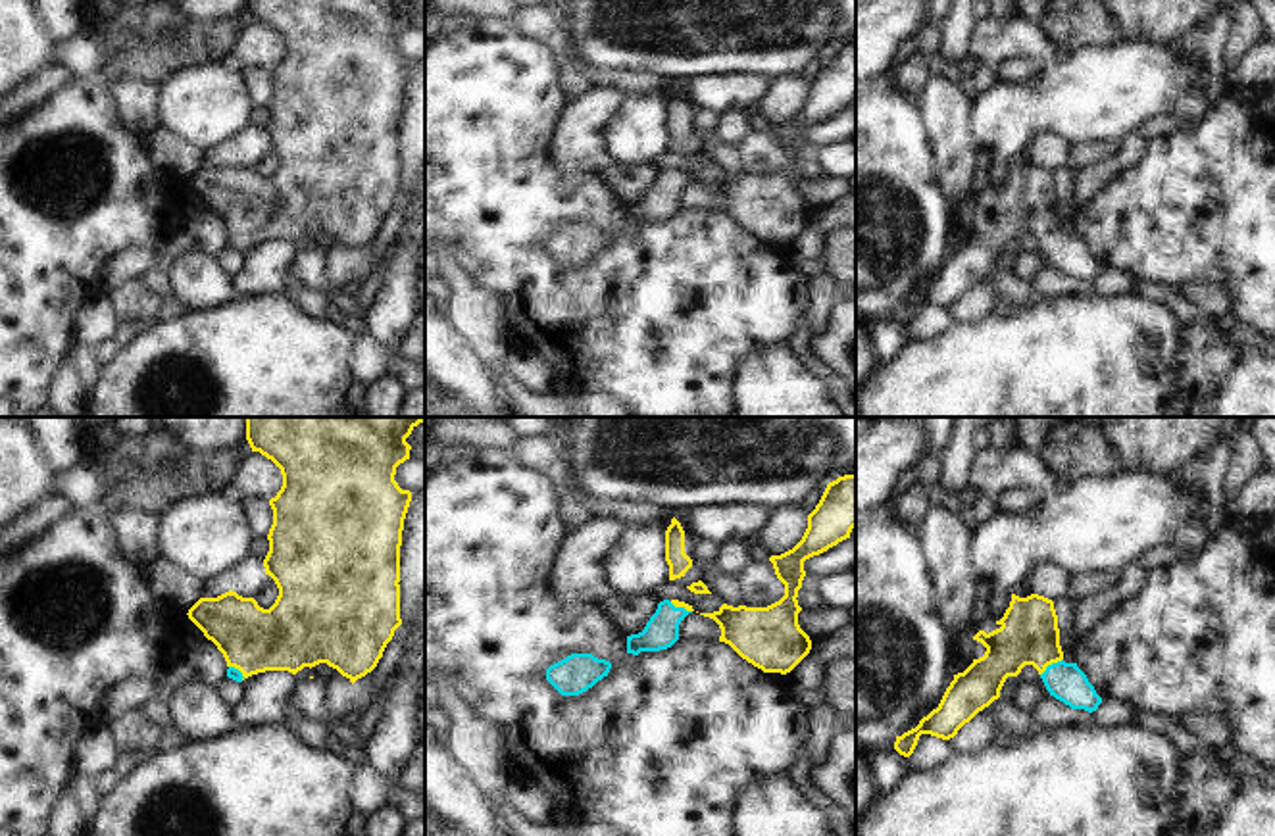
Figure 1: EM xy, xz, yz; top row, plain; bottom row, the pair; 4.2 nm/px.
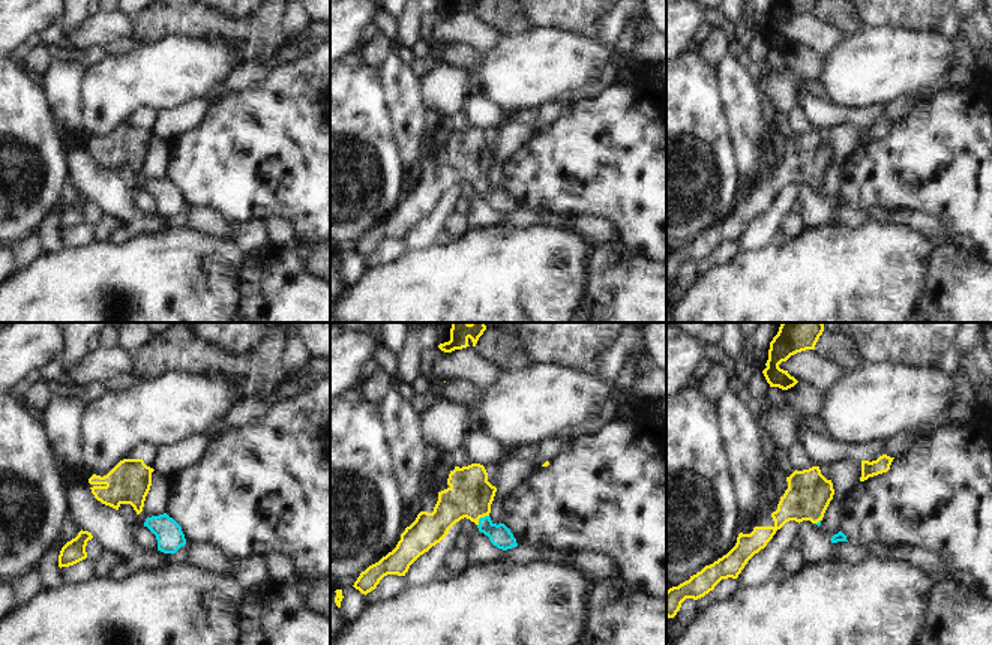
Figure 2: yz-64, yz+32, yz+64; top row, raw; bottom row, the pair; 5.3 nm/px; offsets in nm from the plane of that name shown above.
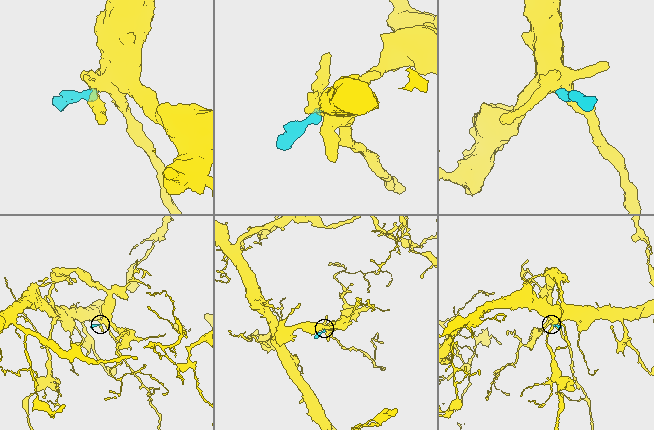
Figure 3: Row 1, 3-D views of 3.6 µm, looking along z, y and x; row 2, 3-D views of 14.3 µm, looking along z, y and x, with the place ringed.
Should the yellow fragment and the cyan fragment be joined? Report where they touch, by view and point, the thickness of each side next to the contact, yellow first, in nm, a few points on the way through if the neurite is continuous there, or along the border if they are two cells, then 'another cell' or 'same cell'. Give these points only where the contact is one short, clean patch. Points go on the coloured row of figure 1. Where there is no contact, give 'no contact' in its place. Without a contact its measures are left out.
contact yz (1050, 663); calibres 240 and 160 nm; way yz (1029, 635), (1050, 663), (1064, 681); same cell

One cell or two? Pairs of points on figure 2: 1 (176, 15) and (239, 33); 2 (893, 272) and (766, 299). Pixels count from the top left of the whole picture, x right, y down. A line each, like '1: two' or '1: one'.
1: one
2: one

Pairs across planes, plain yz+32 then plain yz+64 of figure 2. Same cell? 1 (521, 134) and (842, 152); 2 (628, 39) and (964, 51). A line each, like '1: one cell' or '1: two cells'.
1: one cell
2: one cell

